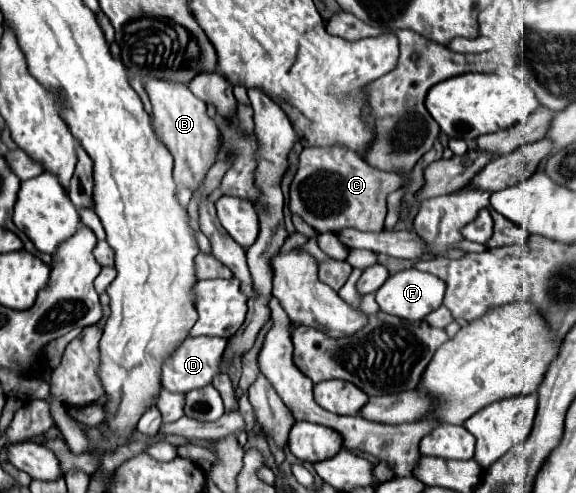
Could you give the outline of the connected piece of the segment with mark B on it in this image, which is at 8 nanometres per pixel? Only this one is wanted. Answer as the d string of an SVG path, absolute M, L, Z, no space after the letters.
M150 79L146 81L146 91L154 109L152 125L156 129L156 135L174 157L174 181L176 185L188 187L192 193L196 193L202 187L208 169L218 157L218 143L222 143L218 125L206 115L206 103L202 99L196 99L188 85Z

